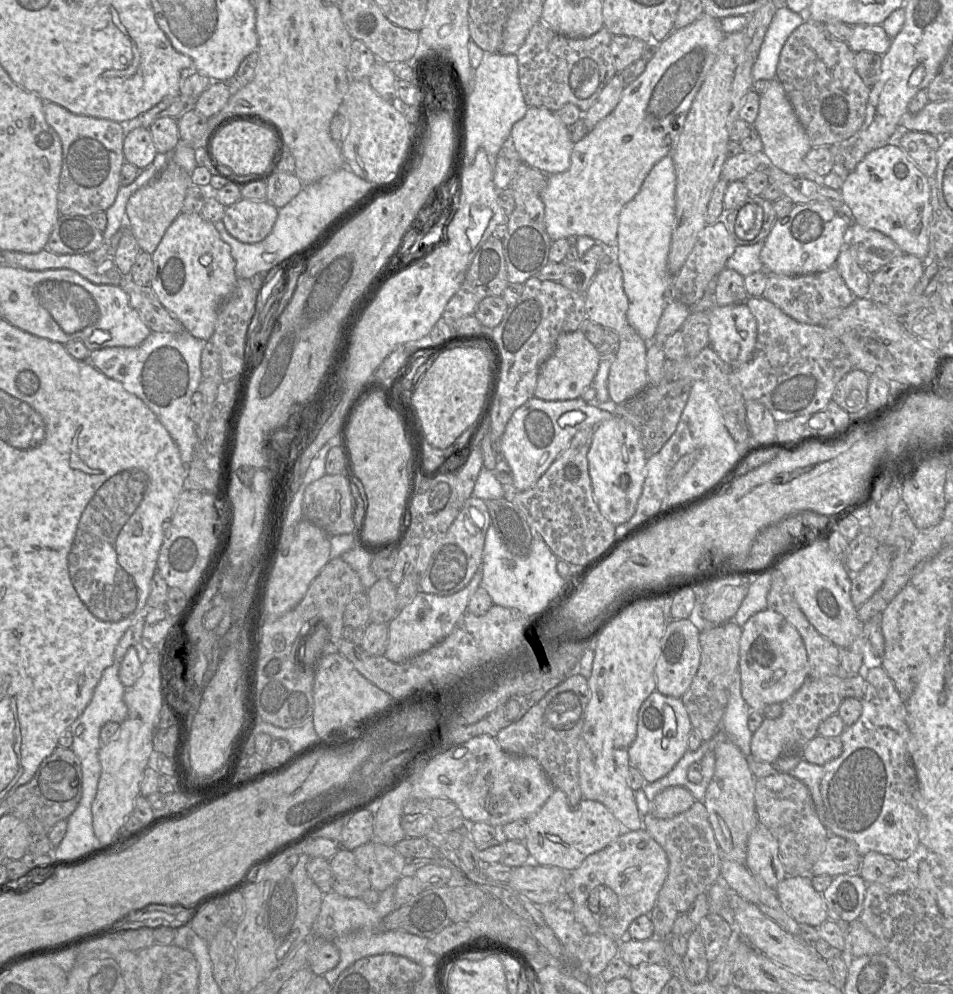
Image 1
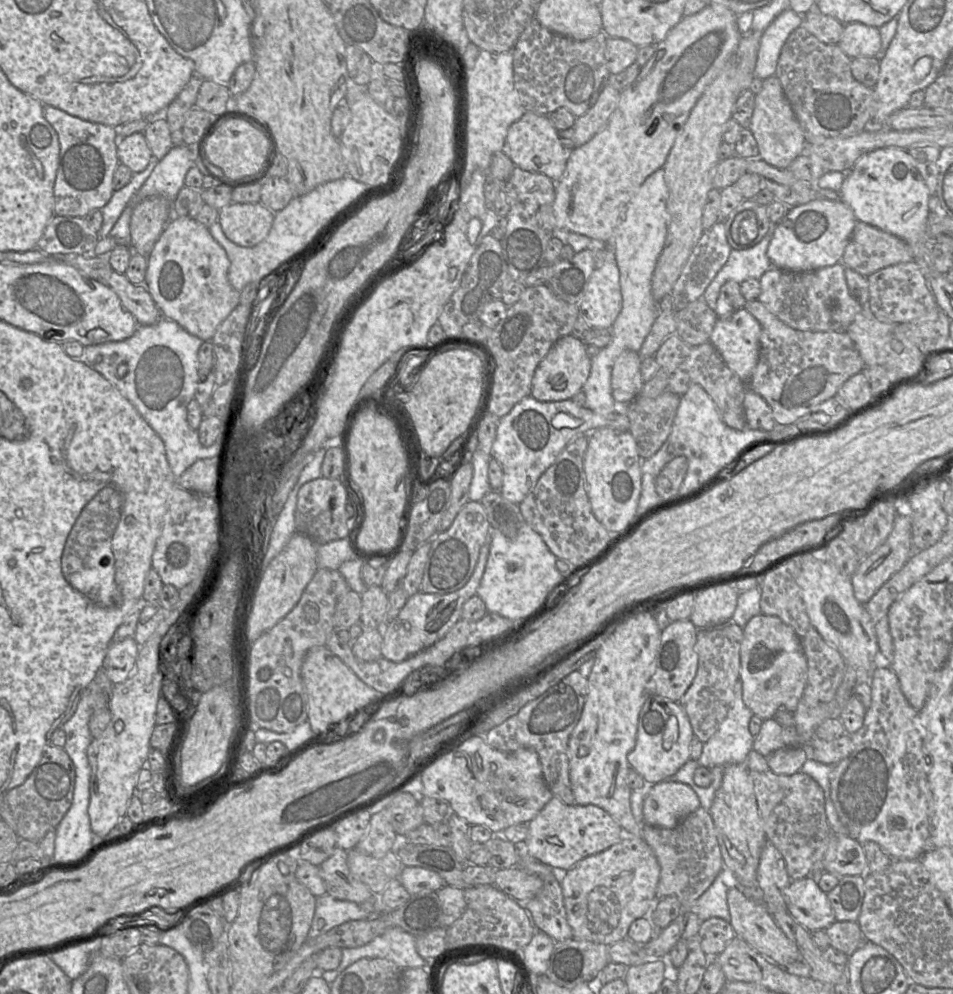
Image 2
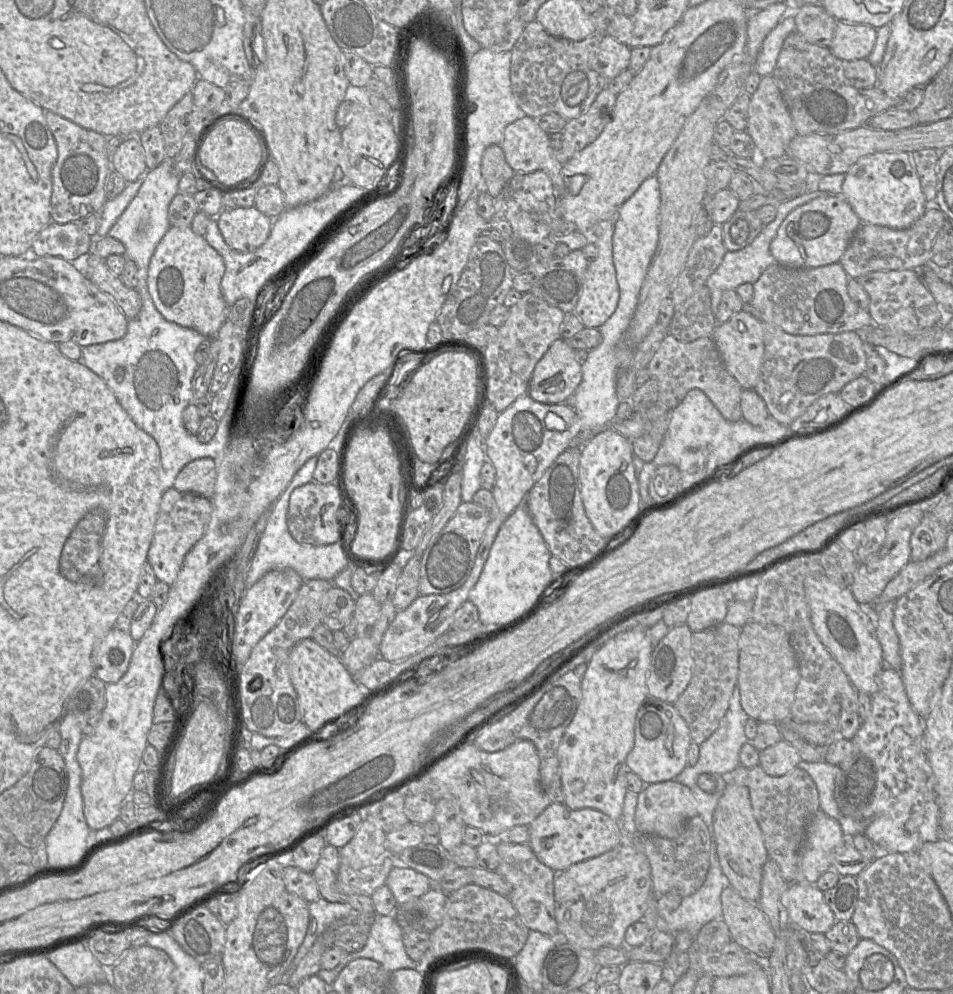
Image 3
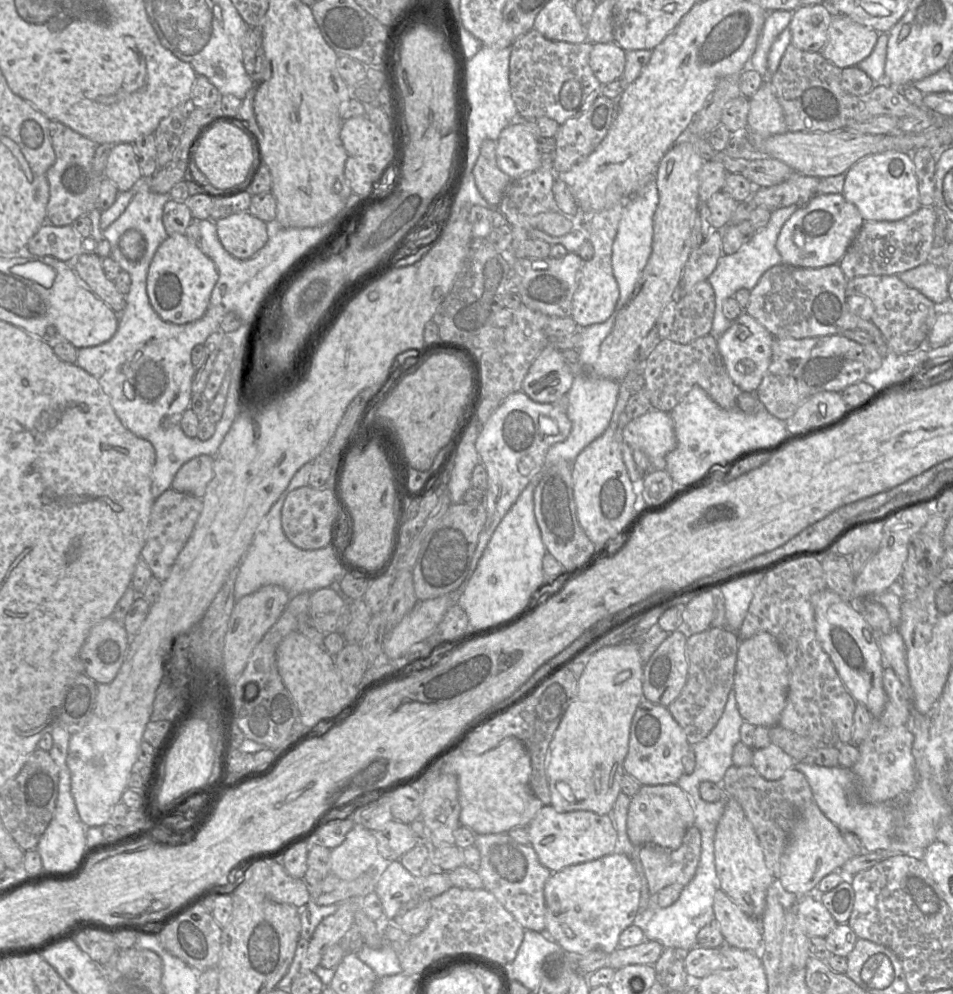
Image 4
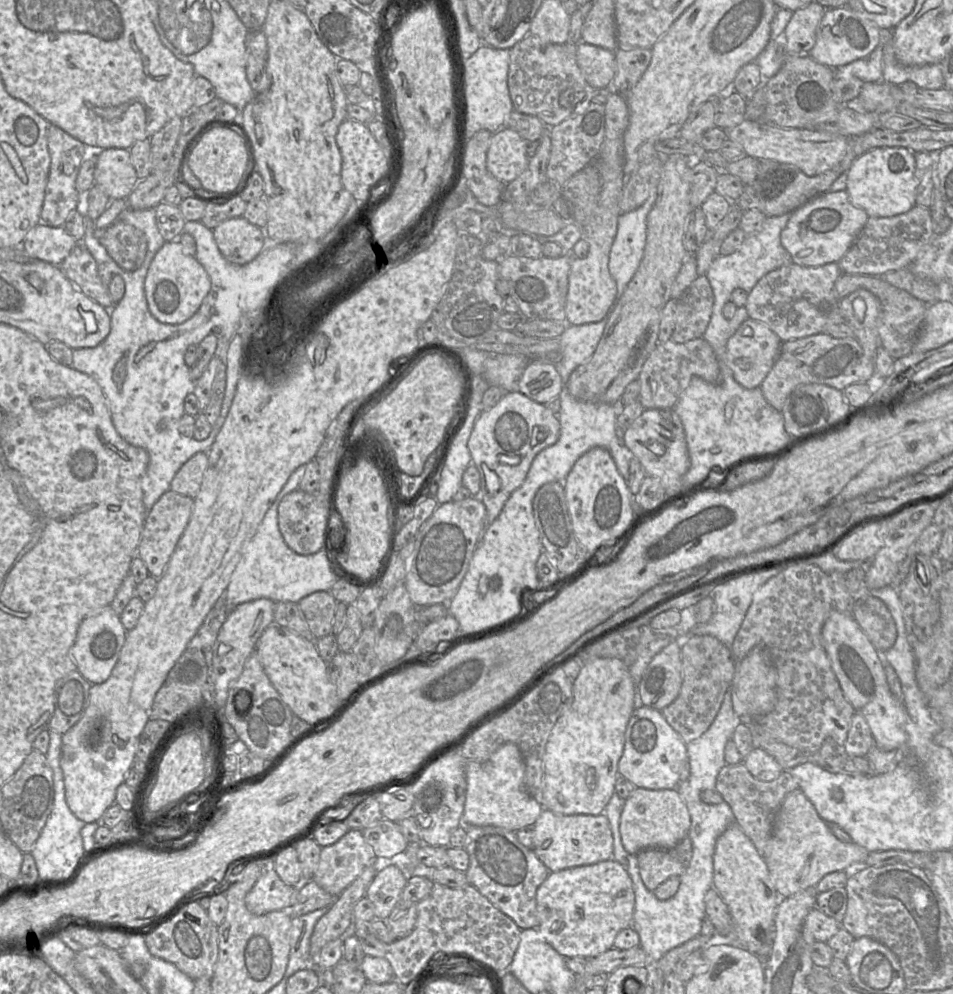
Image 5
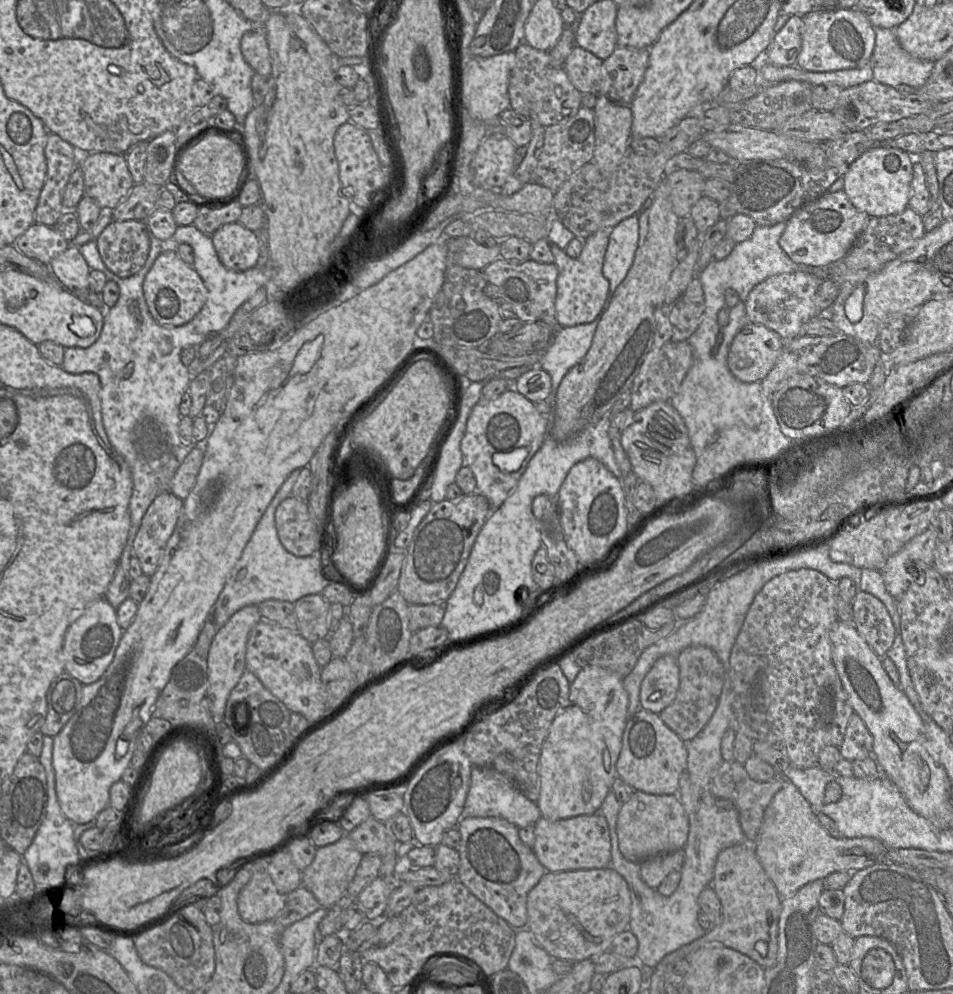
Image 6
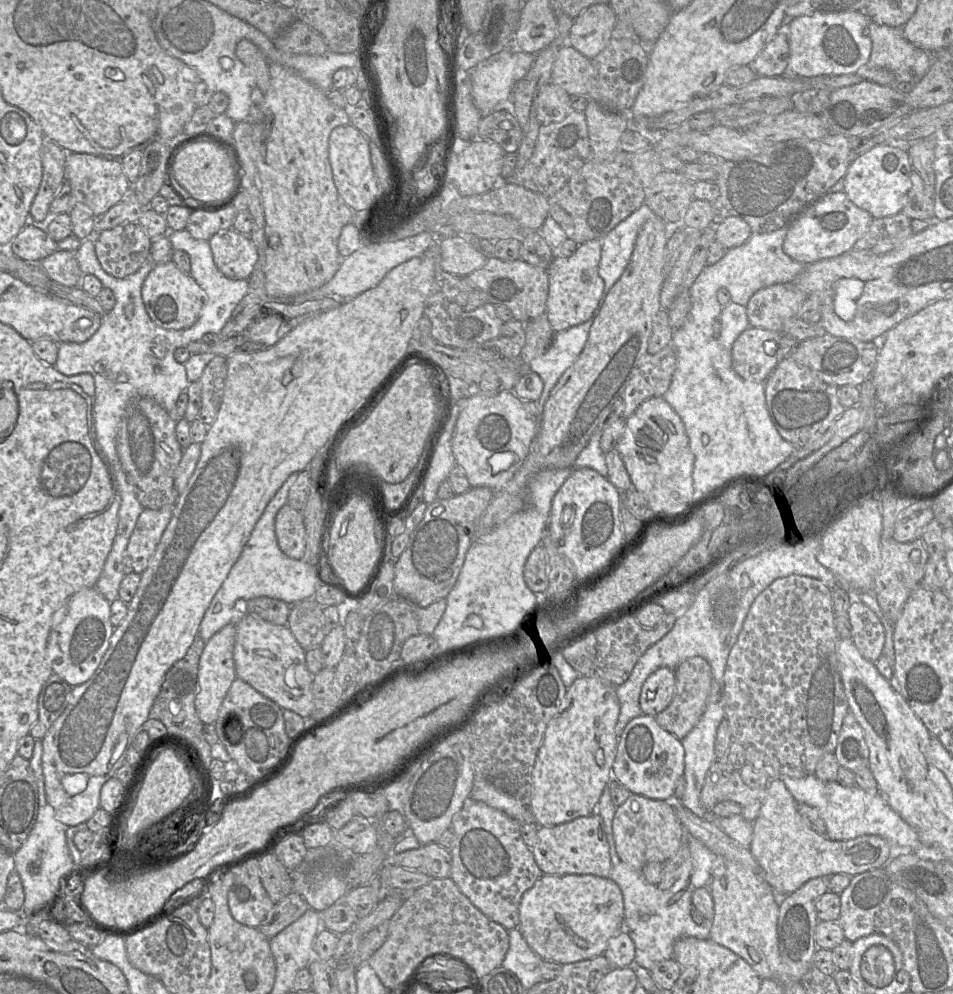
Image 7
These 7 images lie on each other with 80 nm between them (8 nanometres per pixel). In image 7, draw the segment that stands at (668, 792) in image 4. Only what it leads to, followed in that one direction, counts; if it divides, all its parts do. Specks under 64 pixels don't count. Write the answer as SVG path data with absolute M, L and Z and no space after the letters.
M631 794L617 807L613 819L613 836L619 858L638 871L651 862L666 862L685 842L685 832L673 801L655 800L638 794Z

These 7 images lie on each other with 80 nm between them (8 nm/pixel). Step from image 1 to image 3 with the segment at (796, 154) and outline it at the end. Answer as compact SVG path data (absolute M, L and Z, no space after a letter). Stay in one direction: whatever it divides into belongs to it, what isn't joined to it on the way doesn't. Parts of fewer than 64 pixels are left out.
M773 76L762 77L758 89L751 96L746 131L754 140L760 159L786 156L790 142L798 135L789 109Z

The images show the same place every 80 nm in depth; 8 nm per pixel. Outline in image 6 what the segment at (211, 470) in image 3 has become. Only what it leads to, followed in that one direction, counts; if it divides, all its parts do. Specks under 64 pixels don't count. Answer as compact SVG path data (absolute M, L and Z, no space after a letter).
M195 447L179 466L170 483L170 491L175 496L182 500L188 497L196 483L204 455L202 447Z

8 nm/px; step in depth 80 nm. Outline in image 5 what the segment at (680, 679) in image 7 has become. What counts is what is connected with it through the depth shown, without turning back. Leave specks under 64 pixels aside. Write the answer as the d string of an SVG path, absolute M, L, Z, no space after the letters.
M695 635L688 639L682 646L683 683L678 697L661 712L670 726L688 744L701 737L715 720L724 696L729 688L732 690L736 663L732 657L731 649L710 635Z

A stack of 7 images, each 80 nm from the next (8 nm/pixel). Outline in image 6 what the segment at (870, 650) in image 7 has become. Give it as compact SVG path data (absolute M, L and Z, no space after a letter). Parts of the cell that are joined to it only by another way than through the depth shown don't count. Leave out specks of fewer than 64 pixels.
M857 591L852 602L853 624L879 657L886 657L895 639L895 628L885 605L875 596Z

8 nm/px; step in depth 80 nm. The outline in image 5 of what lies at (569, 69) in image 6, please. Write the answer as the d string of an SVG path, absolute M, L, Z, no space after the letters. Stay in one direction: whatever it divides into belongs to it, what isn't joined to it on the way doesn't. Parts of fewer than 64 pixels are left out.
M579 42L576 59L586 81L594 89L608 87L615 76L615 51Z

